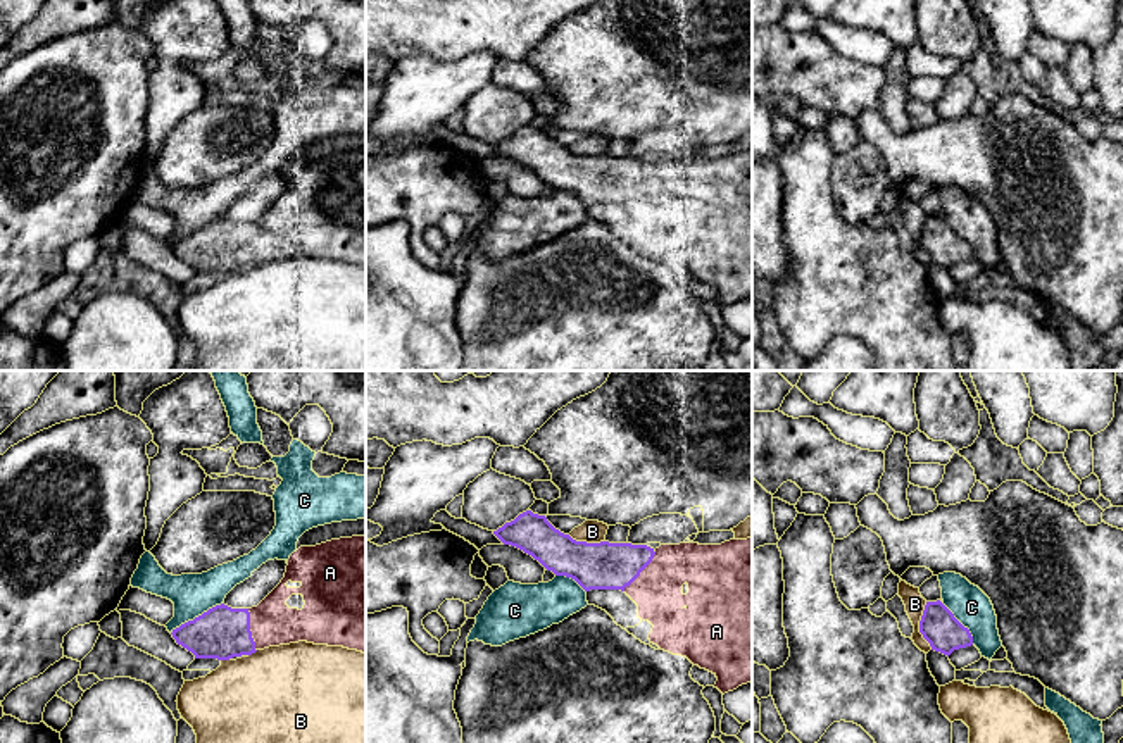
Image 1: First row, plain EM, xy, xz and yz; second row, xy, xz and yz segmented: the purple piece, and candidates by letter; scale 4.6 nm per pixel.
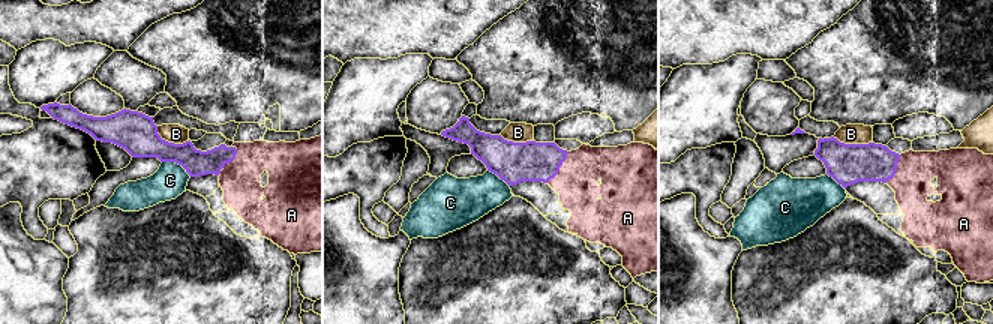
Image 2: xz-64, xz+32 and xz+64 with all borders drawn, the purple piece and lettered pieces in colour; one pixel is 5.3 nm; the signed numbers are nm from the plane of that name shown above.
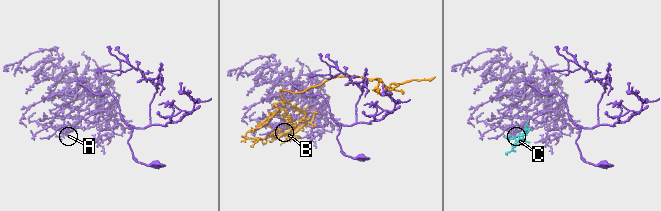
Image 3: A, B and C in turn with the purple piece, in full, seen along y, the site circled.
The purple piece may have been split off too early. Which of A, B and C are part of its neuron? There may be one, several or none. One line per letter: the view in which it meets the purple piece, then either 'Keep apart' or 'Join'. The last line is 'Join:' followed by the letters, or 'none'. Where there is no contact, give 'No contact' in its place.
A: Touches purple in xz. Join
B: Touches purple in yz. Keep apart
C: Touches purple in xy. Keep apart
Join: A

